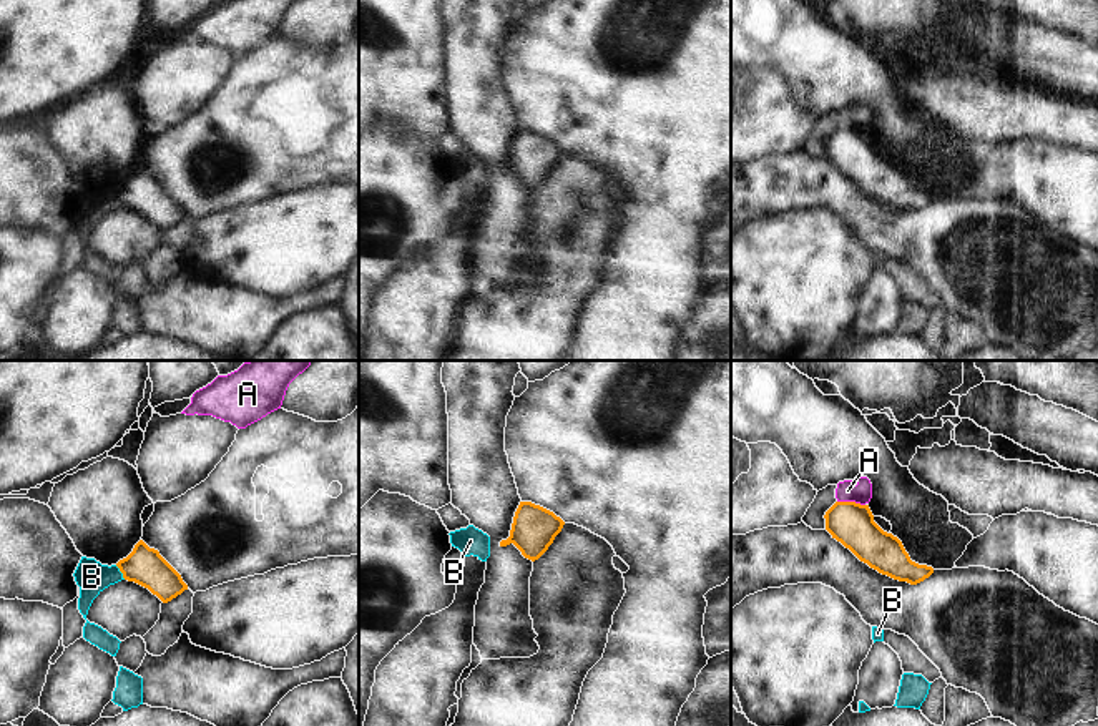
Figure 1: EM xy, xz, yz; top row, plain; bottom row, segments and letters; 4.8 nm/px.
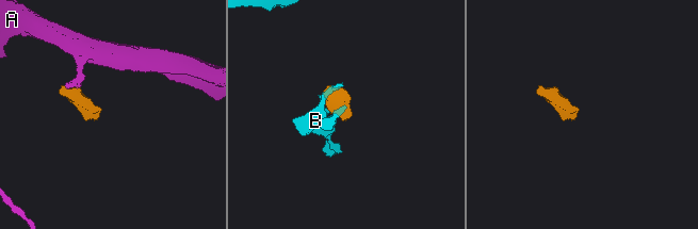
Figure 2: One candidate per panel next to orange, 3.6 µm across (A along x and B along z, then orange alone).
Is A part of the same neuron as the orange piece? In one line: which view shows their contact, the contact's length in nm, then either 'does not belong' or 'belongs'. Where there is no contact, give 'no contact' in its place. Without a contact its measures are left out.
yz | 140 nm | does not belong

